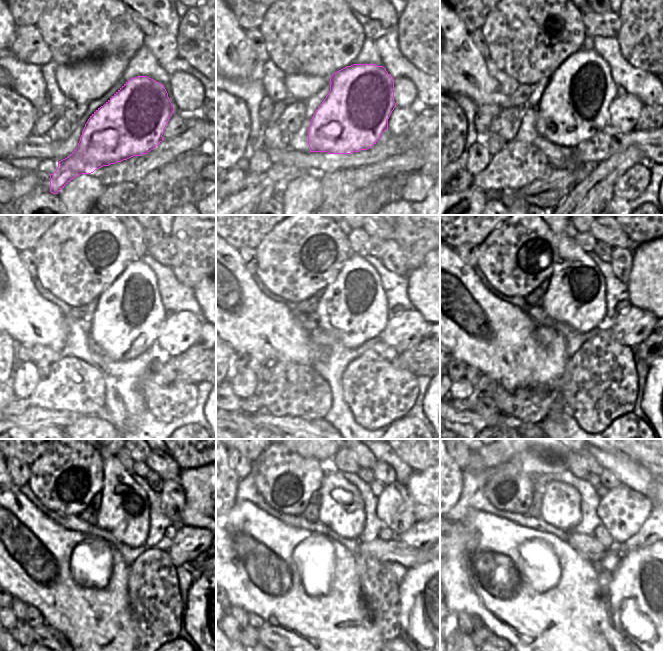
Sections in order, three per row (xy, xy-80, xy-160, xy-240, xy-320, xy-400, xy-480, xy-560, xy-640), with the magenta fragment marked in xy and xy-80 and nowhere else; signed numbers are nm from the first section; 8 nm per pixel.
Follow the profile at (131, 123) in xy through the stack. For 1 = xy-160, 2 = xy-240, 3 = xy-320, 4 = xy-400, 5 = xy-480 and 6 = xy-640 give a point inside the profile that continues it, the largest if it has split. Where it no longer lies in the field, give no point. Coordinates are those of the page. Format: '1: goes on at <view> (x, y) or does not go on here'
1: goes on at xy-160 (574, 106)
2: goes on at xy-240 (127, 320)
3: goes on at xy-320 (353, 307)
4: goes on at xy-400 (576, 295)
5: goes on at xy-480 (124, 511)
6: goes on at xy-640 (560, 507)

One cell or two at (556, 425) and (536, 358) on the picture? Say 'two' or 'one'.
two

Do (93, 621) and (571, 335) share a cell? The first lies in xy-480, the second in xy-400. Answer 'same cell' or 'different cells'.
different cells

